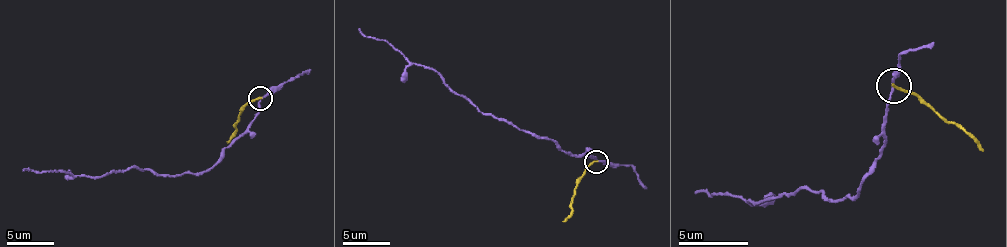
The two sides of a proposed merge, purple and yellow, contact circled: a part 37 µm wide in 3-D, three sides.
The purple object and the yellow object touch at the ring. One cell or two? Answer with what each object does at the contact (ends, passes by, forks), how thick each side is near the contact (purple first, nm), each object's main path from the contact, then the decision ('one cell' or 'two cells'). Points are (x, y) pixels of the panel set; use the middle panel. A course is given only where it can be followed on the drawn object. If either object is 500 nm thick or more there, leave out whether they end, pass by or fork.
purple passes by; yellow ends; calibres 160 and 180 nm; course purple (596, 162), (567, 155), (553, 141), (481, 113), (432, 68), (411, 64), (390, 43), (366, 38), (359, 29); course yellow (596, 162), (577, 185), (572, 211), (563, 221); two cells

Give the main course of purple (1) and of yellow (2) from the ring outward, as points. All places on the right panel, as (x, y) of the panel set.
1: (894, 84), (884, 151), (863, 179), (856, 196), (828, 200), (821, 193), (779, 193), (755, 203), (695, 193)
2: (894, 84), (968, 133), (982, 151)

